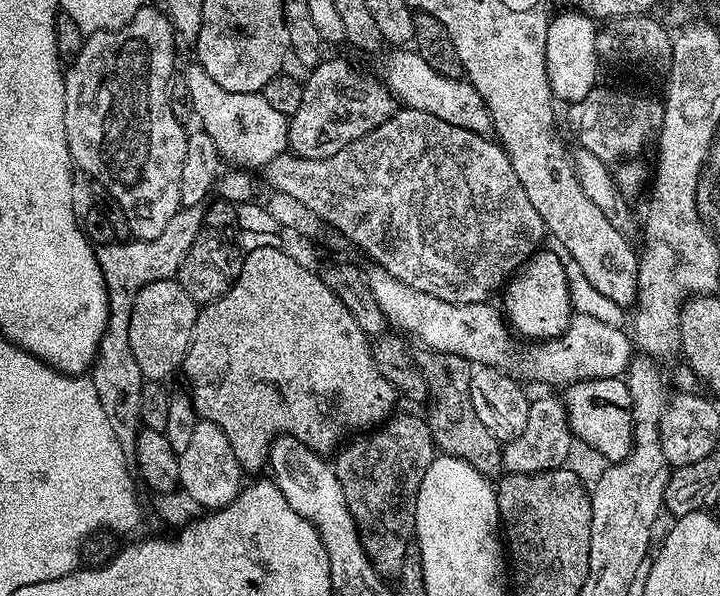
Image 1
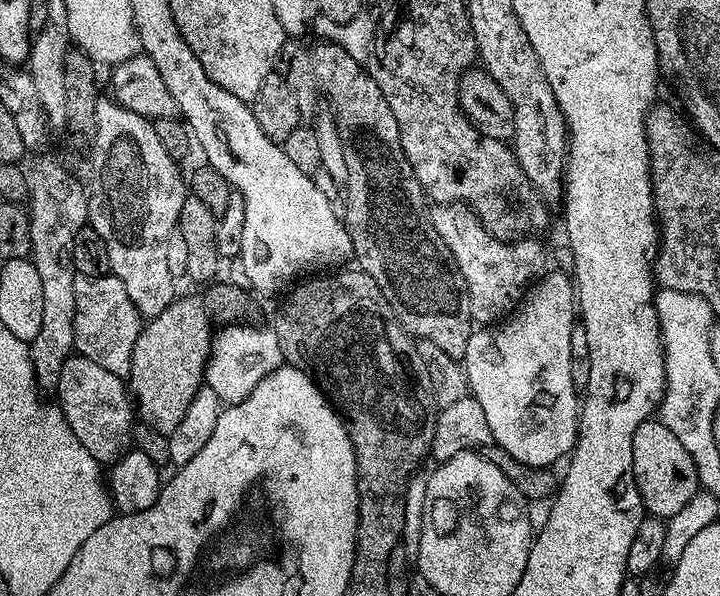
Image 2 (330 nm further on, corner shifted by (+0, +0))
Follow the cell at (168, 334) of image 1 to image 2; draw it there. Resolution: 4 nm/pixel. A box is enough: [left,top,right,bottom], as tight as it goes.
[74,275,141,378]

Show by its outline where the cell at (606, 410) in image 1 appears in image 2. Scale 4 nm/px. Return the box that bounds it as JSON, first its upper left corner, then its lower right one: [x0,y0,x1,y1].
[632,418,701,518]

